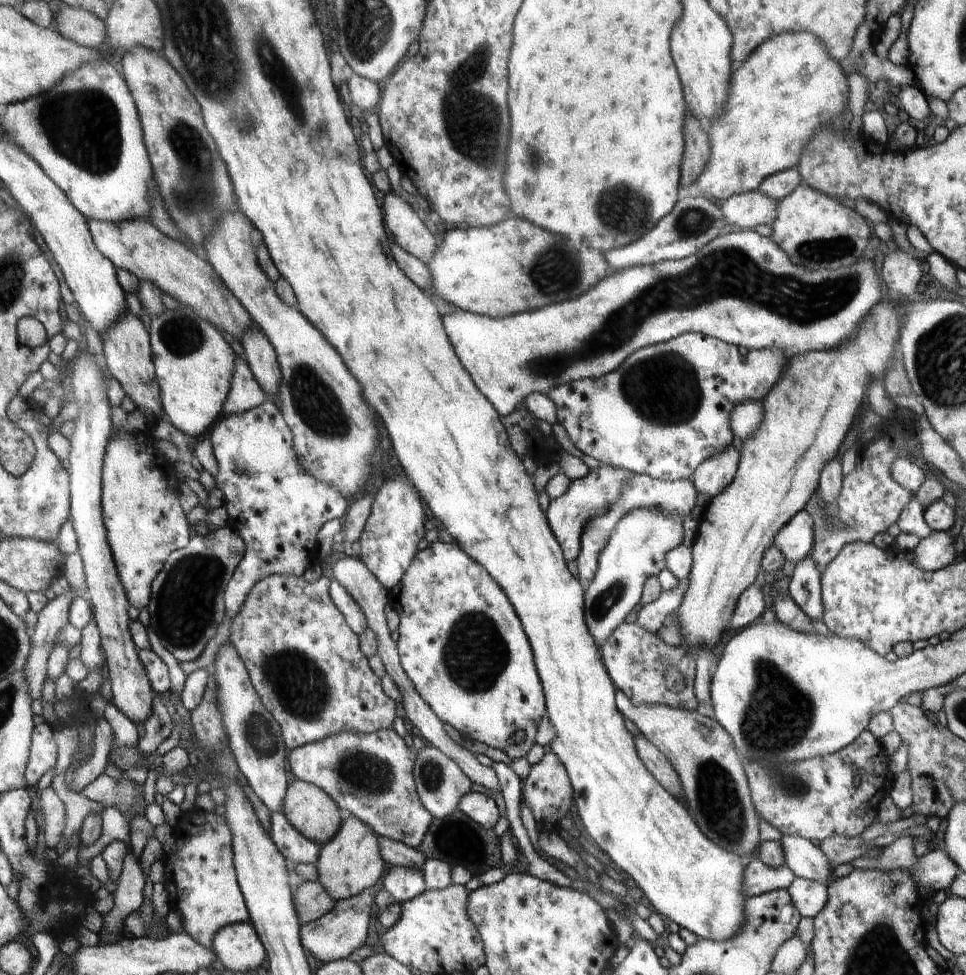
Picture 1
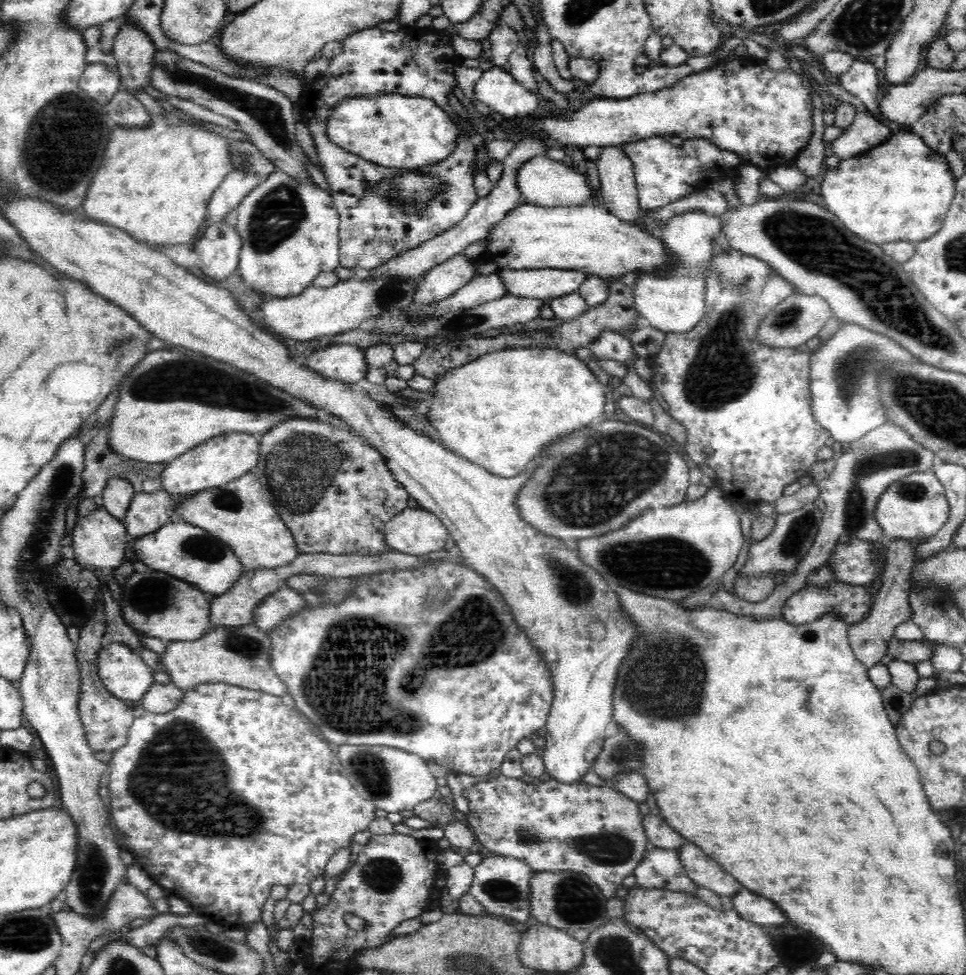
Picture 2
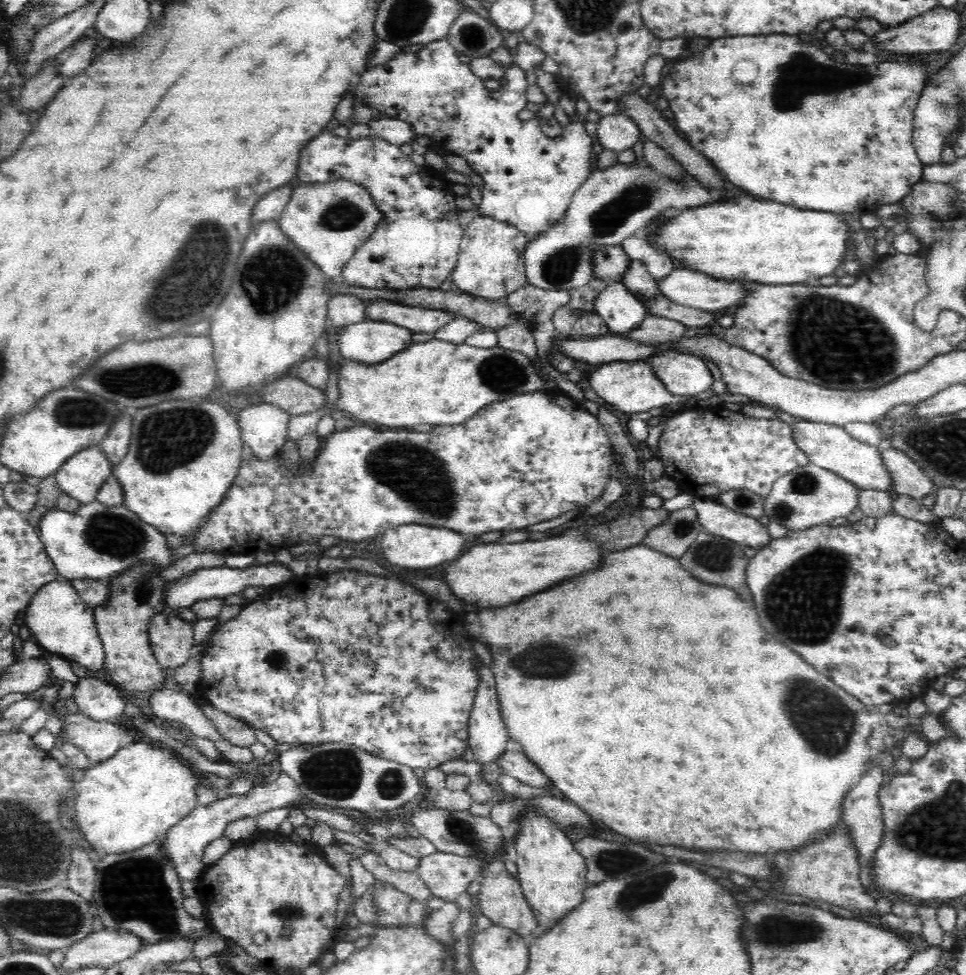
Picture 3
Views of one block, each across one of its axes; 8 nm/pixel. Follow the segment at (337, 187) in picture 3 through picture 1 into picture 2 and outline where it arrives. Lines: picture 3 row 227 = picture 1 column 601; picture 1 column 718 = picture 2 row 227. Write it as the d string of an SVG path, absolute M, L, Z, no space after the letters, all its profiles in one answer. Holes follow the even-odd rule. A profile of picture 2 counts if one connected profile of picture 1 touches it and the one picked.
M277 170L253 188L237 206L235 228L242 239L236 280L272 296L294 296L310 287L314 278L340 266L339 214L332 196L311 180L297 180Z

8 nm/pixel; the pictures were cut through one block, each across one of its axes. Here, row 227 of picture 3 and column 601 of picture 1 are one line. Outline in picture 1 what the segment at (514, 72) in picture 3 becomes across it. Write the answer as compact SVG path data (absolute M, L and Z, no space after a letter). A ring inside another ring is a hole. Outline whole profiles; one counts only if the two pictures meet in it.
M630 473L625 479L625 488L621 491L621 498L615 501L604 515L593 517L586 525L581 535L581 552L576 566L578 566L578 578L582 578L582 586L588 588L597 574L597 563L600 561L601 552L605 550L611 535L618 524L634 510L659 509L662 513L674 518L678 523L684 523L696 506L698 491L690 479L682 481L662 481L651 478L649 475Z

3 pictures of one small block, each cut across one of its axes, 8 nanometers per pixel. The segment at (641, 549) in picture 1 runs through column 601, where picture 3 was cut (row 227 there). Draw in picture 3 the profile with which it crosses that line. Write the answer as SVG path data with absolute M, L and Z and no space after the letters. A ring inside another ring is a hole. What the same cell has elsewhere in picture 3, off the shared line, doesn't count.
M644 161L633 165L616 163L603 169L596 169L573 194L564 218L558 220L550 231L531 236L530 243L526 244L524 264L527 284L544 290L580 288L594 278L593 256L598 247L620 245L623 240L637 236L650 220L656 219L656 216L661 215L662 212L685 210L712 202L709 188L700 184L700 181L688 171L685 171L679 179L670 179L666 175L659 174Z

